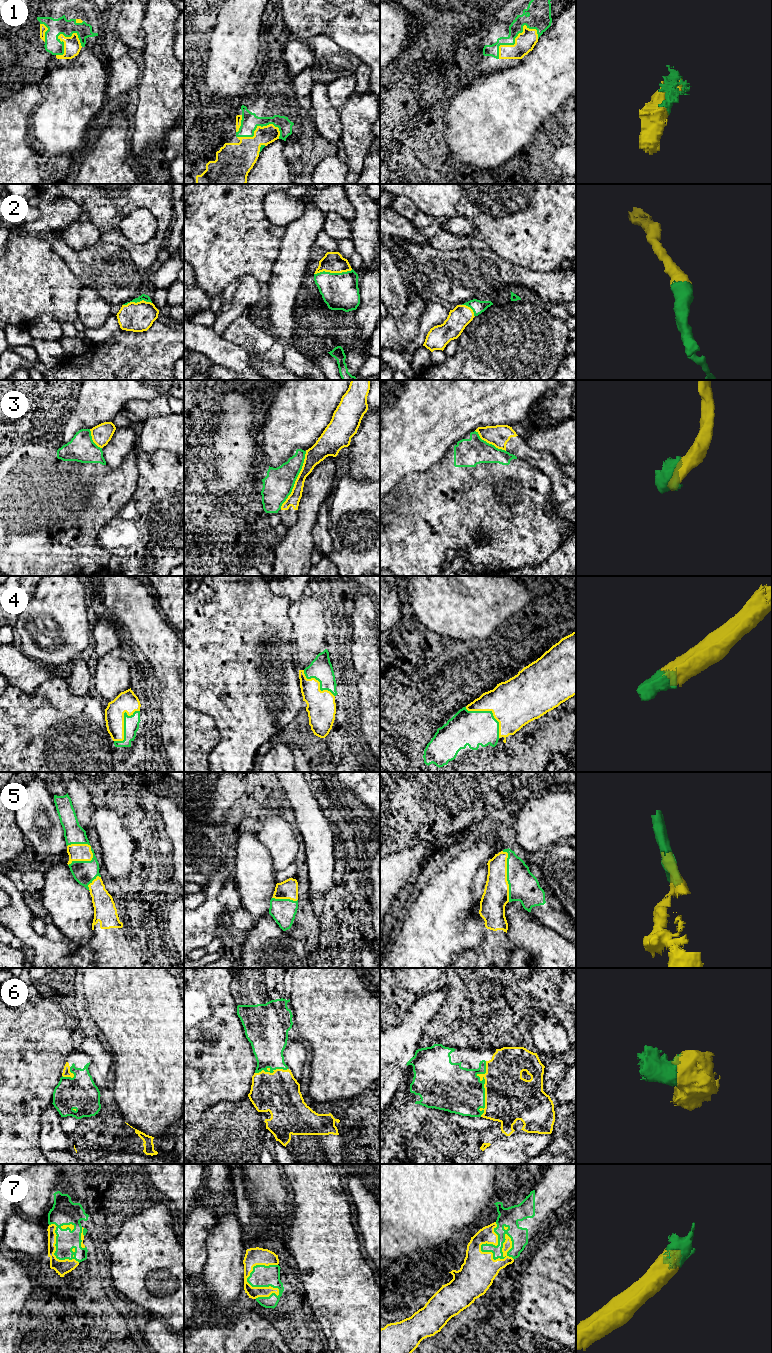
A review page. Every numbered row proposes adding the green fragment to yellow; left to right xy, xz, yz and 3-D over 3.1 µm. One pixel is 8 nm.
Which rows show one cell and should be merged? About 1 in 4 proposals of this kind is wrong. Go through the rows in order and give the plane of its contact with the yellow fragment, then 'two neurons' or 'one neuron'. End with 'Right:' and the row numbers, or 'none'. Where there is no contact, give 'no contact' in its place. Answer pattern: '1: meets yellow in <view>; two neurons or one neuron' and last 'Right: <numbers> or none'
1: meets yellow in yz; one neuron
2: meets yellow in xz; one neuron
3: meets yellow in xz; two neurons
4: meets yellow in xy; one neuron
5: meets yellow in xy; one neuron
6: meets yellow in yz; one neuron
7: meets yellow in yz; one neuron
Right: 1, 2, 4, 5, 6, 7

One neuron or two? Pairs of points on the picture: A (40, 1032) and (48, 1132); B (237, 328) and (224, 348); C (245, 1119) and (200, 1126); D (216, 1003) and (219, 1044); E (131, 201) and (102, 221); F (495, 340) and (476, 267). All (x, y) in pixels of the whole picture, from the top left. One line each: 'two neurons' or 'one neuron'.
A: two neurons
B: two neurons
C: one neuron
D: one neuron
E: one neuron
F: two neurons

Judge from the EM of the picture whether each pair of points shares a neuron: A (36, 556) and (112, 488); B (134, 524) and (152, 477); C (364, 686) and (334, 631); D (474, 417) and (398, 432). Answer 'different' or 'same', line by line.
A: same
B: same
C: same
D: same

